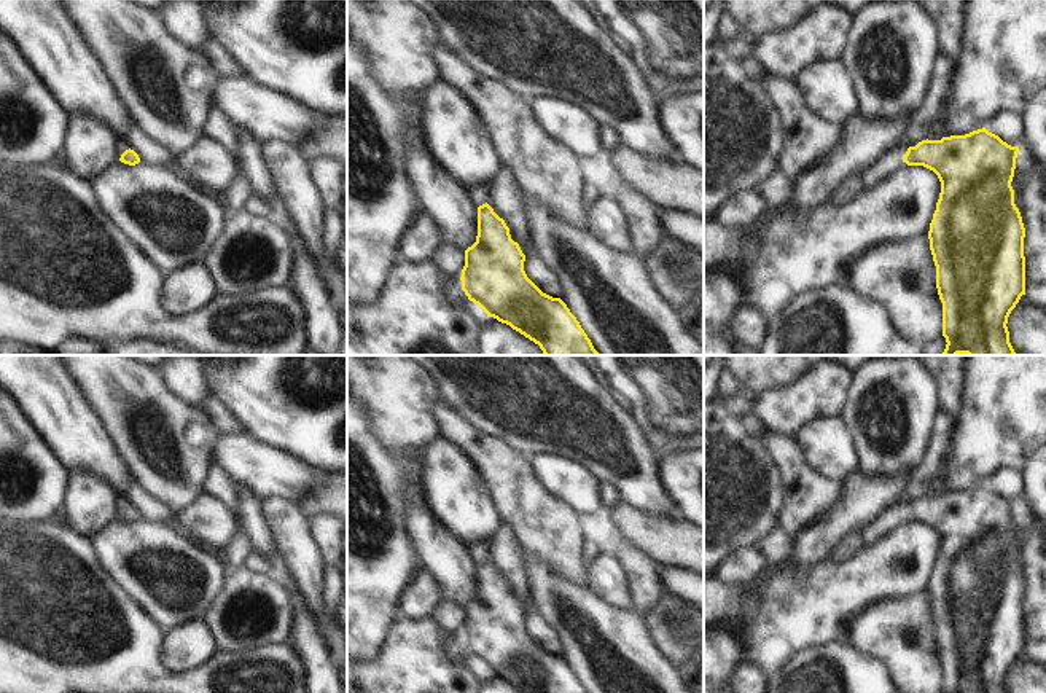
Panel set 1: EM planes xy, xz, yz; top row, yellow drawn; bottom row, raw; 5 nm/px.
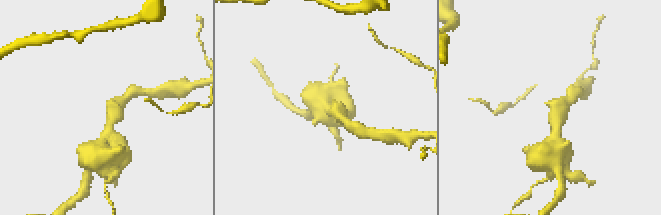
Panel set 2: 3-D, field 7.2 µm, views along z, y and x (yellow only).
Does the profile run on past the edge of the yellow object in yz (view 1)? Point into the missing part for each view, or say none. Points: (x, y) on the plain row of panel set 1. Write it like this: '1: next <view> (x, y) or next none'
1: next yz (887, 520)

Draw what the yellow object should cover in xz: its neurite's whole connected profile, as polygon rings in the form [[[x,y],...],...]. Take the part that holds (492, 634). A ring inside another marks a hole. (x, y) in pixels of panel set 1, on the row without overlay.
[[[487,543],[468,551],[478,566],[476,599],[465,607],[460,634],[468,656],[524,693],[587,693],[560,655],[543,650],[527,634],[525,612],[487,561]]]

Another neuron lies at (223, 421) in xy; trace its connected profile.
[[[209,395],[201,409],[210,419],[218,435],[226,437],[242,433],[242,425],[237,422],[236,416],[224,405],[221,405],[217,397]]]

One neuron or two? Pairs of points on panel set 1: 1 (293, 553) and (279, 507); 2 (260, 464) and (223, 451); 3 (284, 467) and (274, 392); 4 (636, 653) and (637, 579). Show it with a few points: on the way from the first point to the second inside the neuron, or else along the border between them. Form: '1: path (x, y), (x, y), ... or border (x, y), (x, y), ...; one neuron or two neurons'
1: path (293, 542), (284, 518); one neuron
2: path (250, 464), (233, 453); one neuron
3: border (247, 437), (282, 450), (316, 469); two neurons
4: border (631, 607), (640, 615); two neurons

